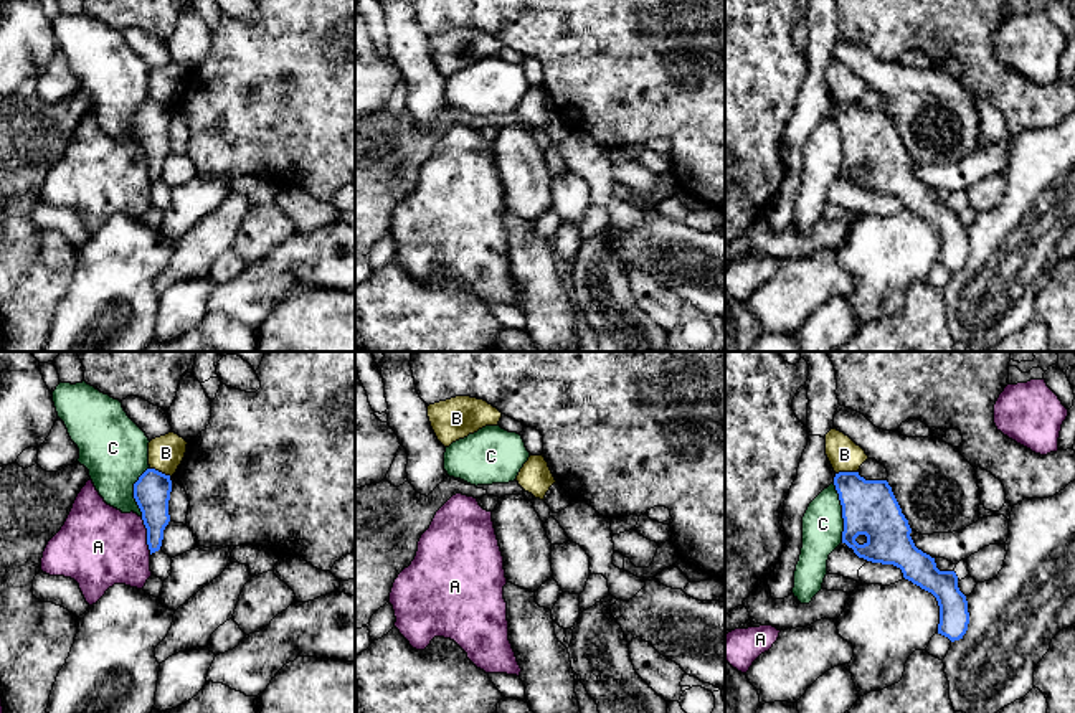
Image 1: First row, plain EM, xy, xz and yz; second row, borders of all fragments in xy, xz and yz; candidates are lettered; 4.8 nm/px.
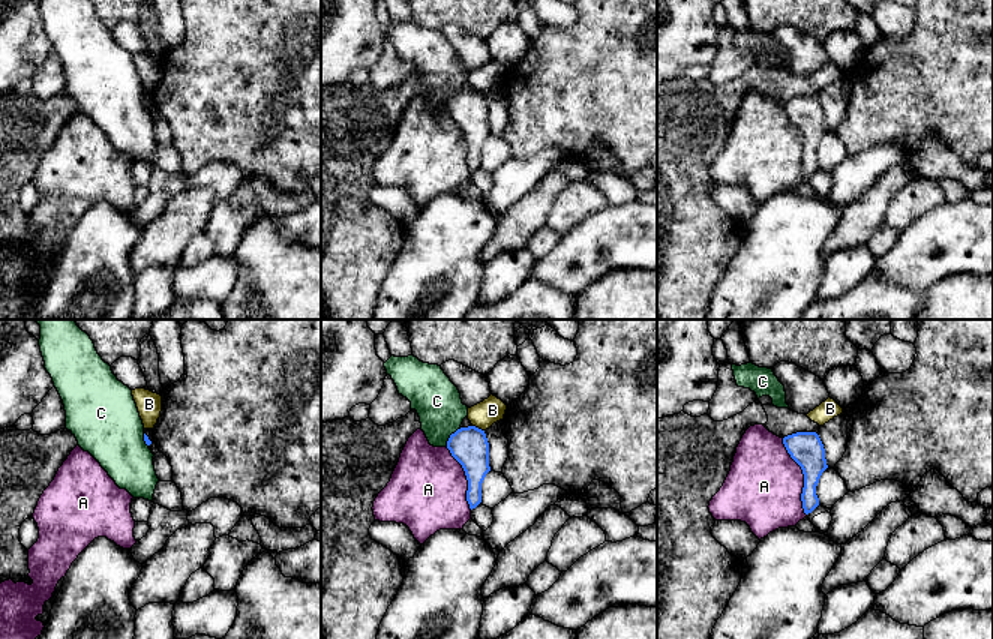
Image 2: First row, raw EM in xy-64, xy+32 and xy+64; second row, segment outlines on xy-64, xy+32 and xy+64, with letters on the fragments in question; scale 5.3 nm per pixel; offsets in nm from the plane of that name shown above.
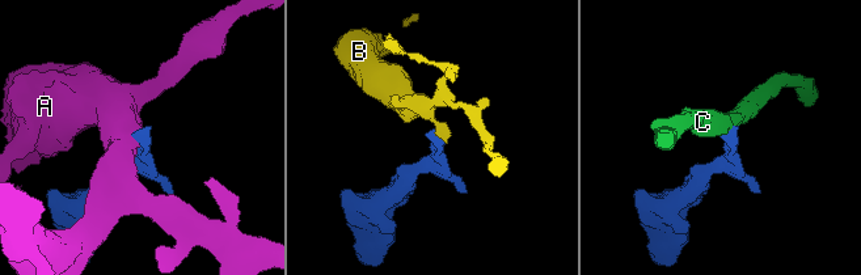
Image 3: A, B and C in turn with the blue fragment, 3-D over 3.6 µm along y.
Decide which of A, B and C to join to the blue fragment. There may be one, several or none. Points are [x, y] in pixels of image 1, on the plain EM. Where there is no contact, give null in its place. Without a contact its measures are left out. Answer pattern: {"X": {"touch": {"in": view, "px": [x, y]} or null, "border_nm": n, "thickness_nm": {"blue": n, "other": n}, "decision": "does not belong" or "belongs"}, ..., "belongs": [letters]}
{"A": {"touch": {"in": "xy", "px": [147, 165]}, "border_nm": 190, "thickness_nm": {"blue": 180, "other": 400}, "decision": "does not belong"}, "B": {"touch": {"in": "yz", "px": [846, 103]}, "border_nm": 110, "thickness_nm": {"blue": 280, "other": 160}, "decision": "does not belong"}, "C": {"touch": {"in": "yz", "px": [842, 142]}, "border_nm": 300, "thickness_nm": {"blue": 280, "other": 200}, "decision": "does not belong"}, "belongs": []}

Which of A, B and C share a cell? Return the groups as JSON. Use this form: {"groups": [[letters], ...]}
{"groups": [["A"], ["B"], ["C"]]}

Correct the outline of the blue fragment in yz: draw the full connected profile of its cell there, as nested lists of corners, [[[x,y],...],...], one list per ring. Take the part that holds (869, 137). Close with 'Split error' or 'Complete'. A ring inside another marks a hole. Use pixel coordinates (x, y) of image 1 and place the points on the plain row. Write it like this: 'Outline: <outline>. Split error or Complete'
Outline: [[[839,102],[834,116],[842,135],[842,173],[859,188],[900,198],[905,210],[931,223],[940,236],[938,264],[951,272],[963,269],[969,243],[958,206],[954,201],[940,201],[935,188],[915,177],[908,150],[888,112]]]. Complete

